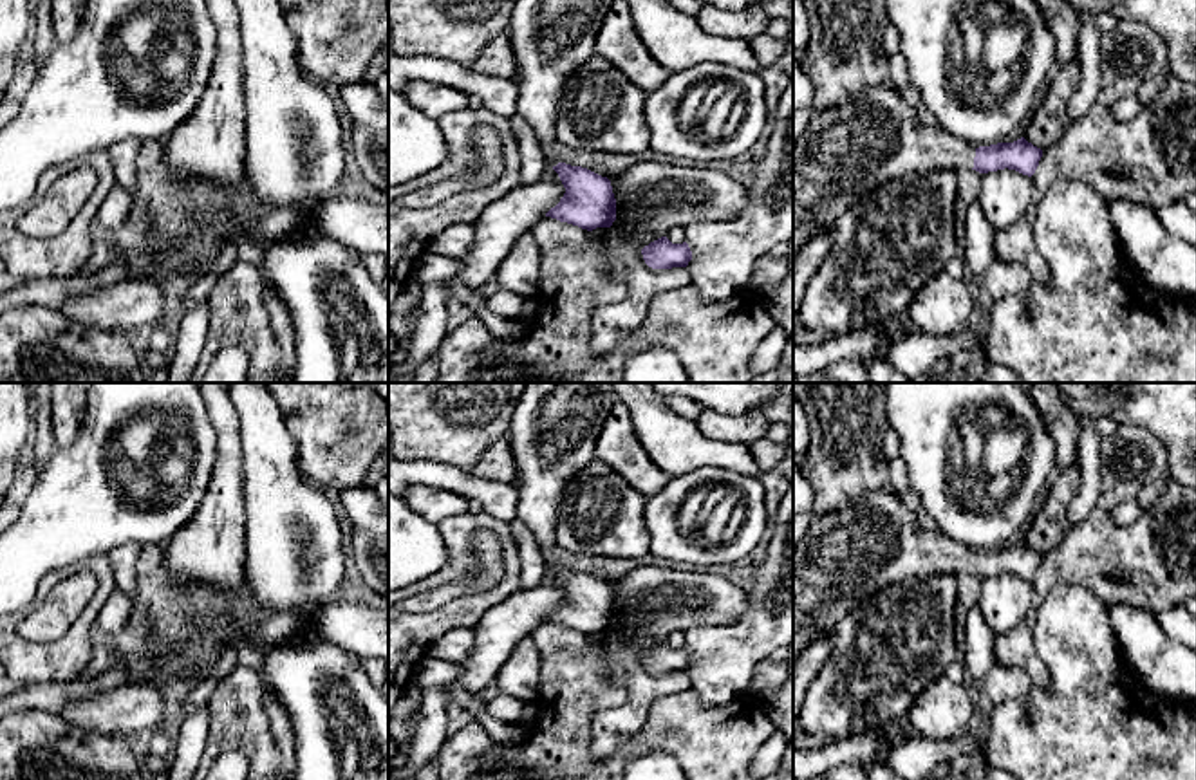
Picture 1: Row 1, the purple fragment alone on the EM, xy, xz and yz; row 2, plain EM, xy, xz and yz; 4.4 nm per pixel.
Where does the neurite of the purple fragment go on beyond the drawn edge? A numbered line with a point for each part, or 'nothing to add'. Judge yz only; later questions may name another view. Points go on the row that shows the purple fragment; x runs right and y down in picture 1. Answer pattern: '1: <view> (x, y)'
1: yz (848, 150)

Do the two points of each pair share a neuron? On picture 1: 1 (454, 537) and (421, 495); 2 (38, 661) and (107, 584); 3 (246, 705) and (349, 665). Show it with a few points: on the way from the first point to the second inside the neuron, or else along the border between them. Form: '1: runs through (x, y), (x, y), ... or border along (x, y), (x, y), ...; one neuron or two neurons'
1: border along (467, 510), (457, 515), (447, 515), (436, 524); two neurons
2: runs through (60, 650), (80, 631), (94, 605); one neuron
3: border along (259, 674), (264, 688); two neurons

